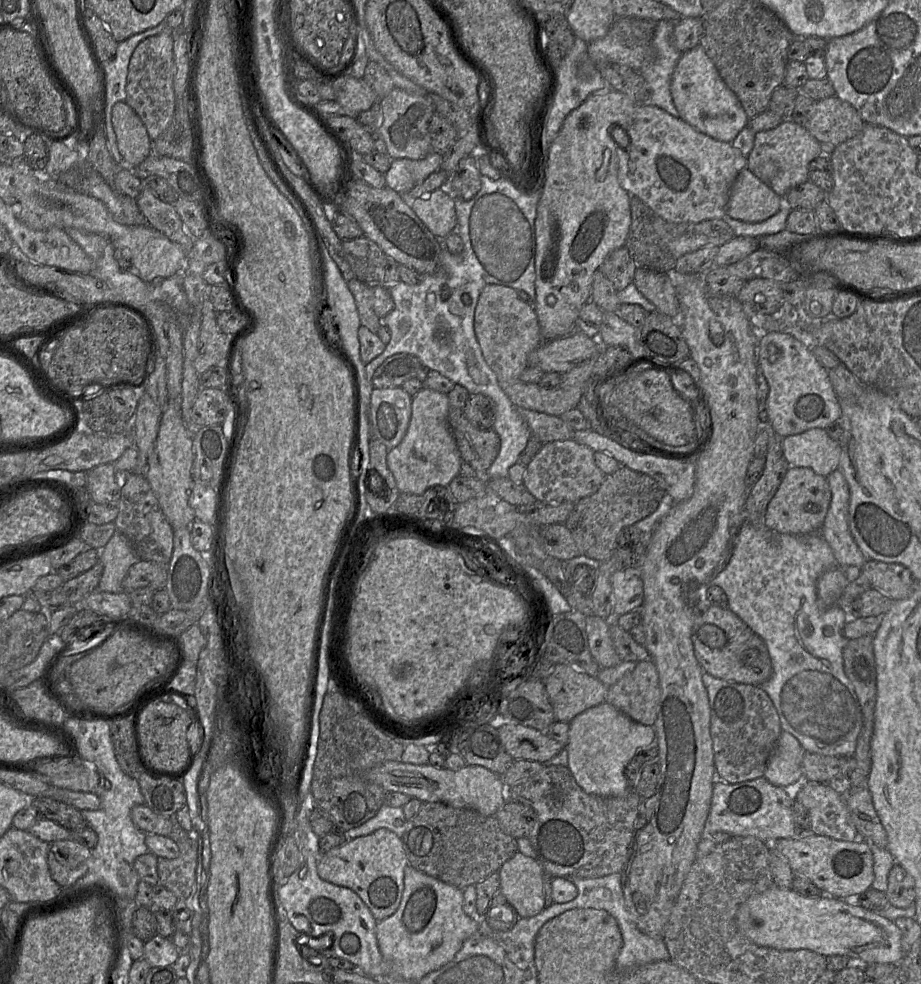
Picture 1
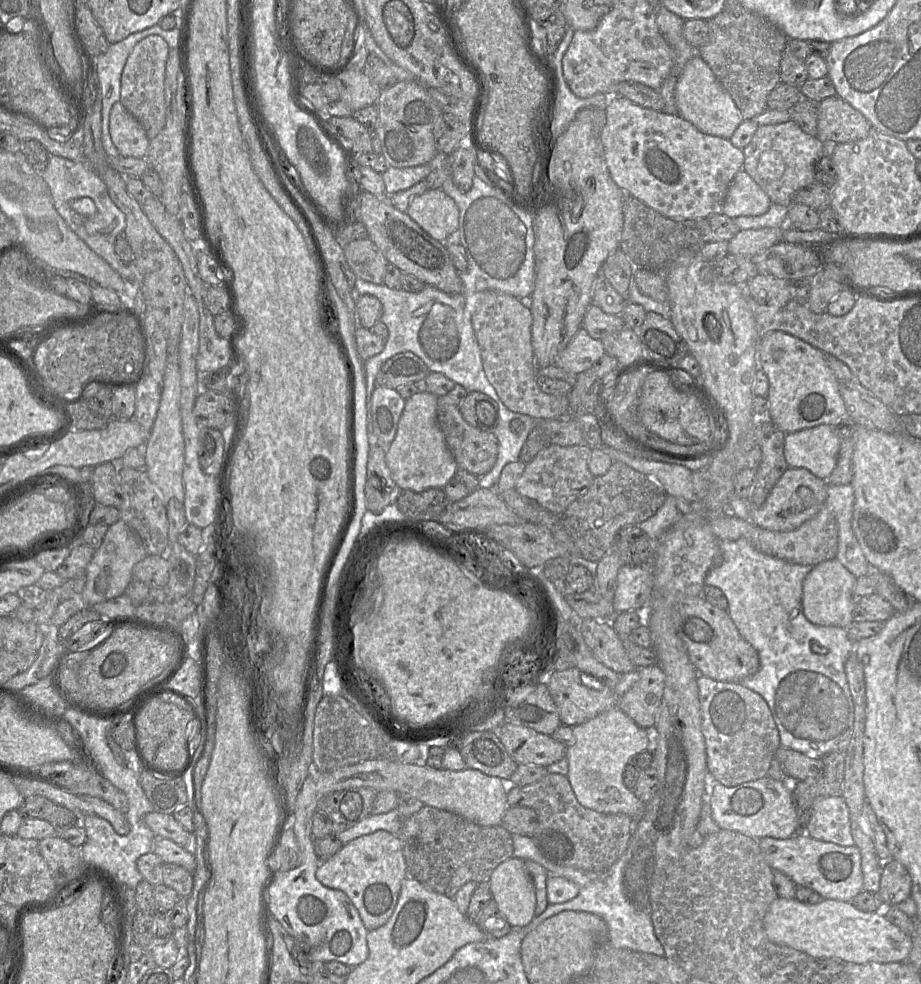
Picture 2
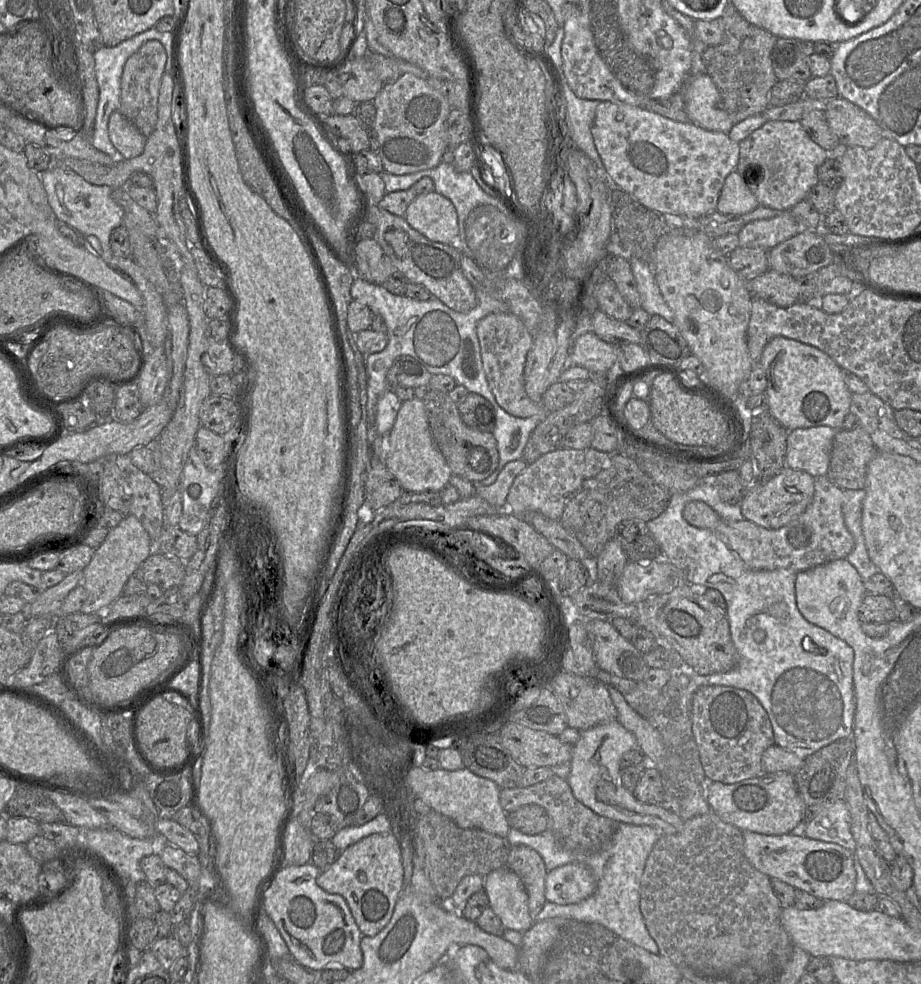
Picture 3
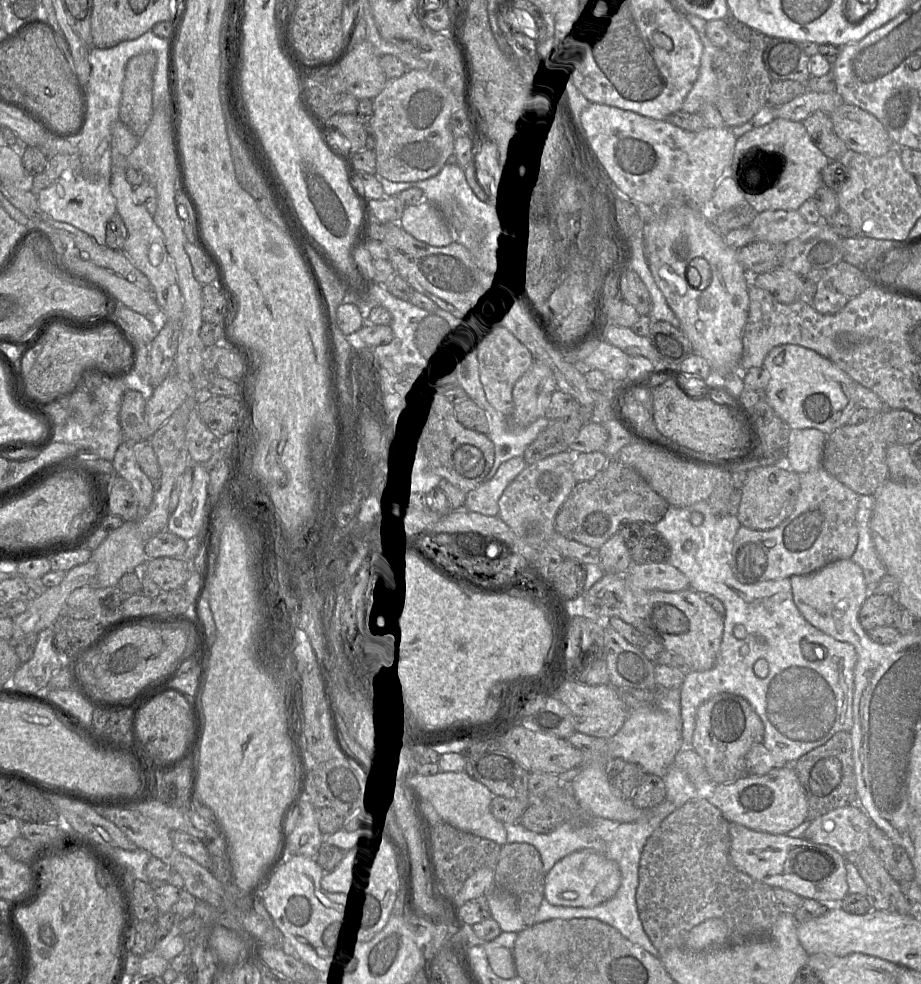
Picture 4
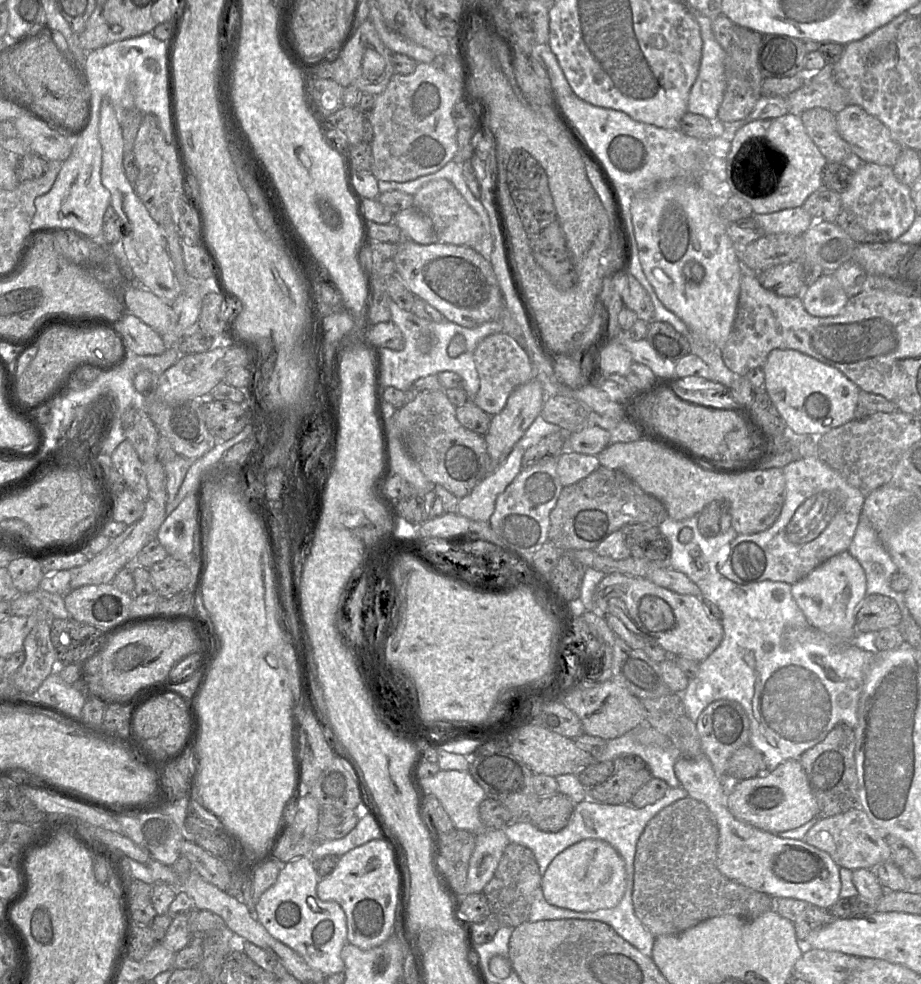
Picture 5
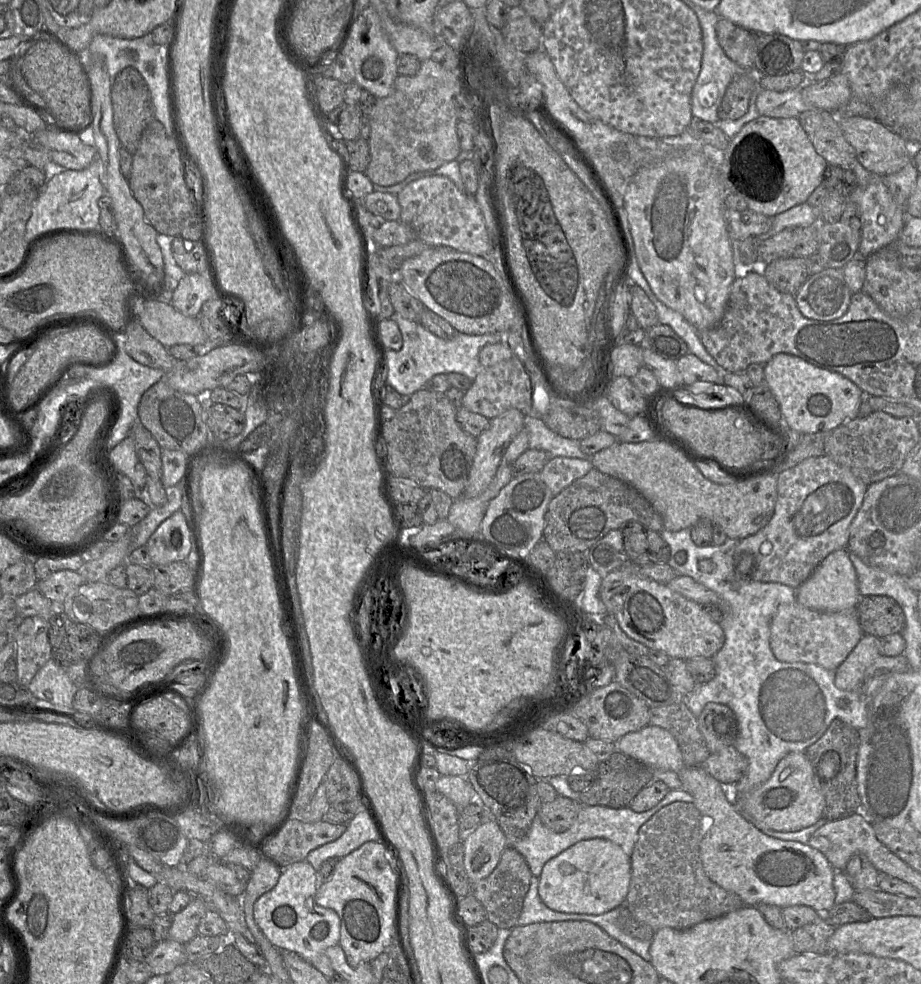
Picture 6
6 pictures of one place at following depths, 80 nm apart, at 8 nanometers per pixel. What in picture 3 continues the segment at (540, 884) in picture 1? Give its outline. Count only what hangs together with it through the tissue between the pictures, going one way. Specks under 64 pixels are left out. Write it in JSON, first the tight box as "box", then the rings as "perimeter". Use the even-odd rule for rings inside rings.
{"box":[484,866,533,932],"perimeter":[[[506,866],[498,868],[484,879],[489,907],[499,917],[505,929],[525,932],[533,925],[529,915],[528,895],[516,873]]]}

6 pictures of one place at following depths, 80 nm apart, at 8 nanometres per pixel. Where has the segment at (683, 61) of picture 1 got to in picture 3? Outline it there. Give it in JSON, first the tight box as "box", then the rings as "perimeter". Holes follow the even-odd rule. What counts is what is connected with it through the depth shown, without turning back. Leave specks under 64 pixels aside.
{"box":[680,72,734,133],"perimeter":[[[705,72],[689,76],[680,90],[690,122],[710,131],[729,133],[734,121],[721,106],[721,95]]]}

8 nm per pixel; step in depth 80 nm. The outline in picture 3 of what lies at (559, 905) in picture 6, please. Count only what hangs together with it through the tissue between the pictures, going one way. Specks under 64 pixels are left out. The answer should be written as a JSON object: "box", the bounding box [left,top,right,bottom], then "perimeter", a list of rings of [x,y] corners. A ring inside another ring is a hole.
{"box":[545,863,596,905],"perimeter":[[[568,863],[549,871],[545,878],[545,898],[559,905],[578,903],[596,889],[596,879],[582,864]]]}

